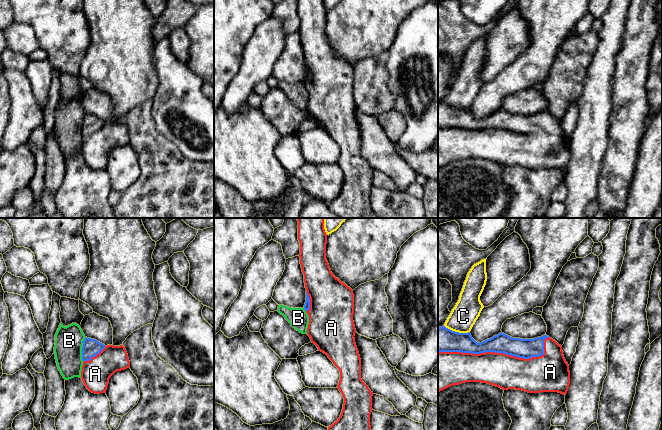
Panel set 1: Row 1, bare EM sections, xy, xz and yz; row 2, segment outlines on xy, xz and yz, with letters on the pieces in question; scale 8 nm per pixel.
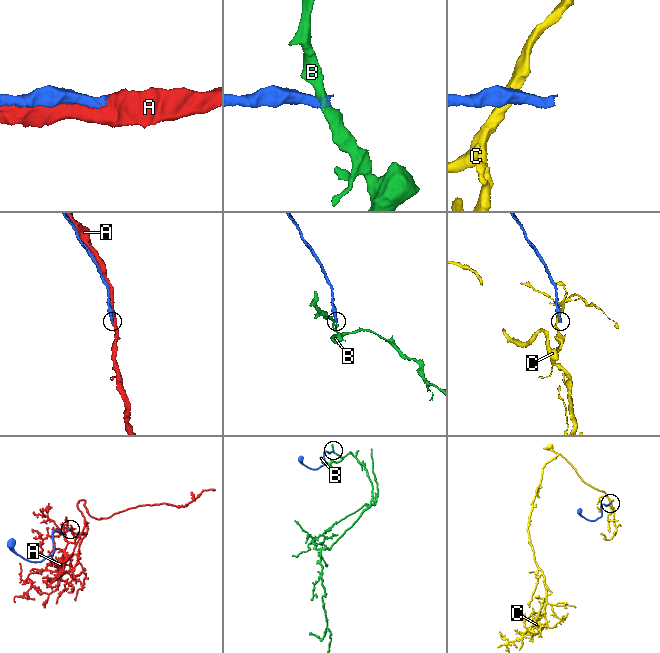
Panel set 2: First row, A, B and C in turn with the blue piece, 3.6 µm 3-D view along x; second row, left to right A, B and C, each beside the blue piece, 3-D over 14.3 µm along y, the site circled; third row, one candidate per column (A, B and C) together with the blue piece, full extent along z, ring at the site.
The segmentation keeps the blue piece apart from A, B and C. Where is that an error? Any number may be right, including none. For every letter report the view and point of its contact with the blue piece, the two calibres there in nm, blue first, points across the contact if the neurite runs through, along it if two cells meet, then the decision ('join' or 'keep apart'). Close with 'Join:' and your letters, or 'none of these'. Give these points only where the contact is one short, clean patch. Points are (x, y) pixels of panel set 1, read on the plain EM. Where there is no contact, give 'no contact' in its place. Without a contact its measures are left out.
A: contact yz (499, 128); calibres 160 and 280 nm; join
B: contact xy (82, 125); calibres 140 and 220 nm; border xy (86, 113), (82, 119), (82, 136); keep apart
C: contact yz (457, 108); calibres 200 and 220 nm; border yz (444, 101), (455, 107), (469, 108); keep apart
Join: A

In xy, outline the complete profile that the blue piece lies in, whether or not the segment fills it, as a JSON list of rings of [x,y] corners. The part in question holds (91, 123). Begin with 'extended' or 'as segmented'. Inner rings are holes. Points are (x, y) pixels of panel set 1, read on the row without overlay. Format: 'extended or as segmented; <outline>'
extended; [[[87,113],[83,117],[82,136],[81,155],[86,164],[95,170],[106,169],[110,153],[130,143],[123,121],[105,122]]]

